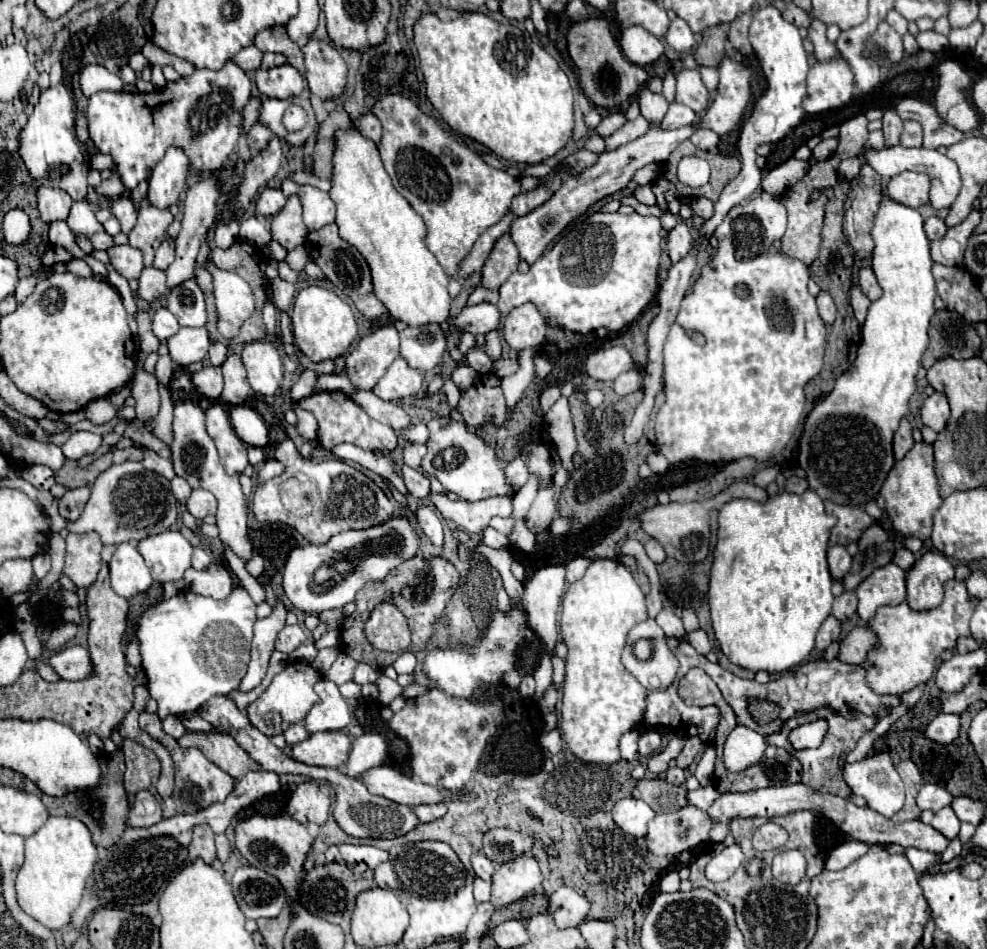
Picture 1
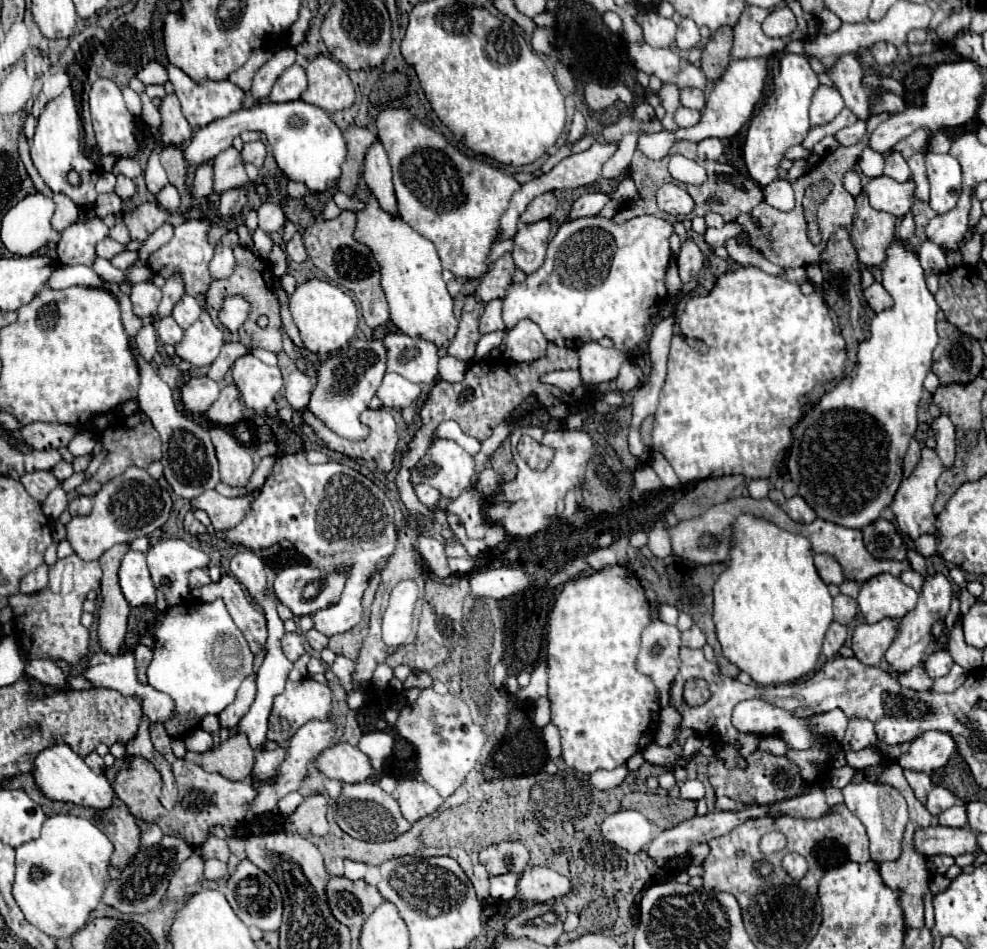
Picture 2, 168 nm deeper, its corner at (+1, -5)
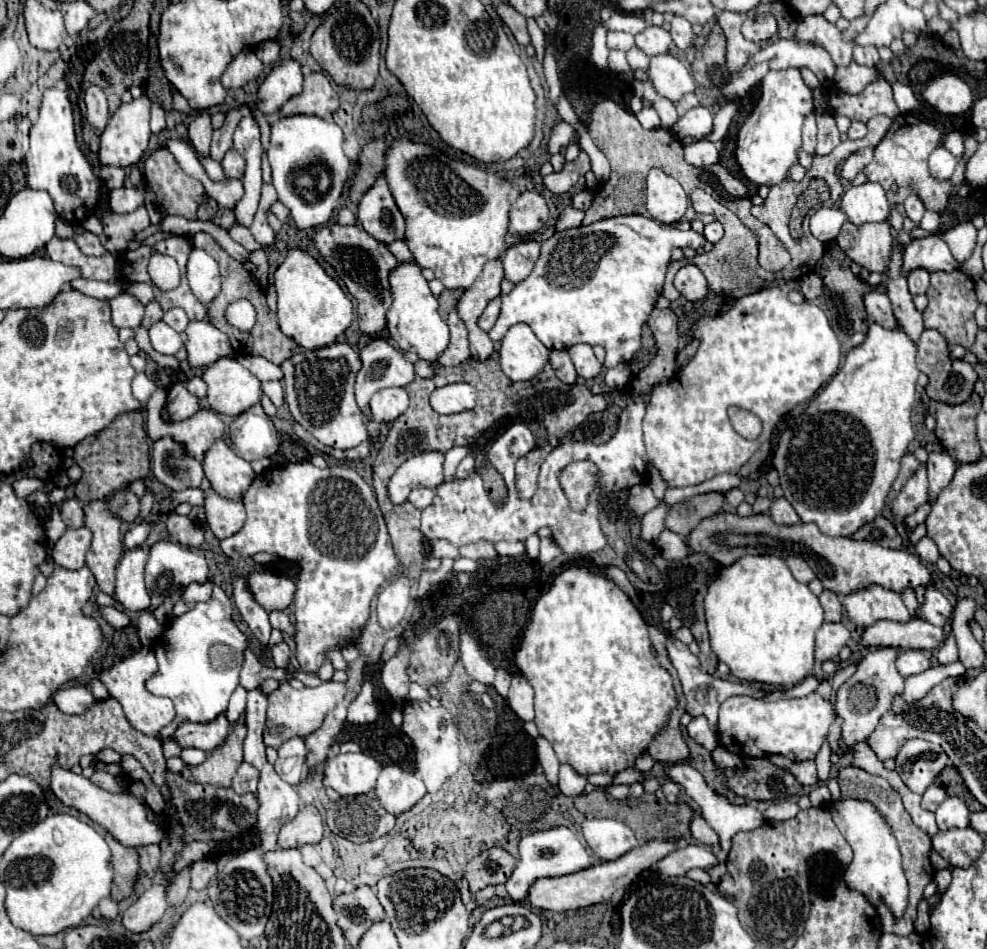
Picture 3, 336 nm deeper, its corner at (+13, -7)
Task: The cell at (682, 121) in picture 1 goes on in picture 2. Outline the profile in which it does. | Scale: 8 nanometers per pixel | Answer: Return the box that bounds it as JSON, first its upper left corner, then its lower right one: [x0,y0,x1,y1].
[675,108,701,126]

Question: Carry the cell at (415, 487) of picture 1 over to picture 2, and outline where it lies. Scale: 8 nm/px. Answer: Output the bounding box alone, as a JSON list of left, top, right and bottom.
[415,484,441,506]

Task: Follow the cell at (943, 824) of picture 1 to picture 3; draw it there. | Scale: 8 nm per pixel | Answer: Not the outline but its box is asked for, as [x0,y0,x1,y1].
[935,796,969,830]

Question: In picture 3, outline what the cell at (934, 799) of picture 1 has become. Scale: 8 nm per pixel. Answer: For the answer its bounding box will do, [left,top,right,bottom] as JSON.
[921,784,947,812]

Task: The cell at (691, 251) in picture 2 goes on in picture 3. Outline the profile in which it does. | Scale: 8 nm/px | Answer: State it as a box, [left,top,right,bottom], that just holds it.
[675,266,709,302]

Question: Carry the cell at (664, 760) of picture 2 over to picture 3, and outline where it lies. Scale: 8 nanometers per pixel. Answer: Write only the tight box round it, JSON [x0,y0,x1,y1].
[667,764,765,884]

